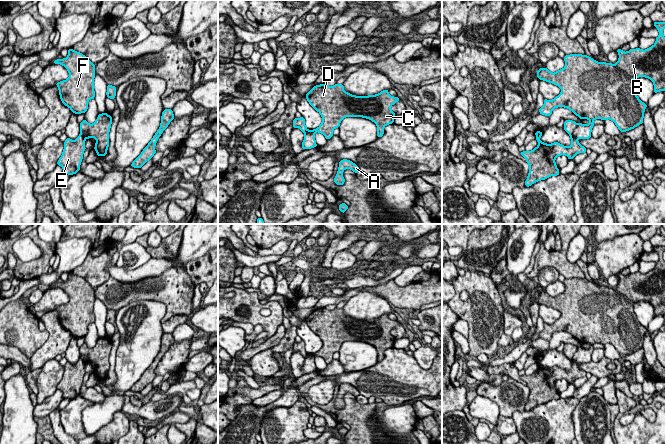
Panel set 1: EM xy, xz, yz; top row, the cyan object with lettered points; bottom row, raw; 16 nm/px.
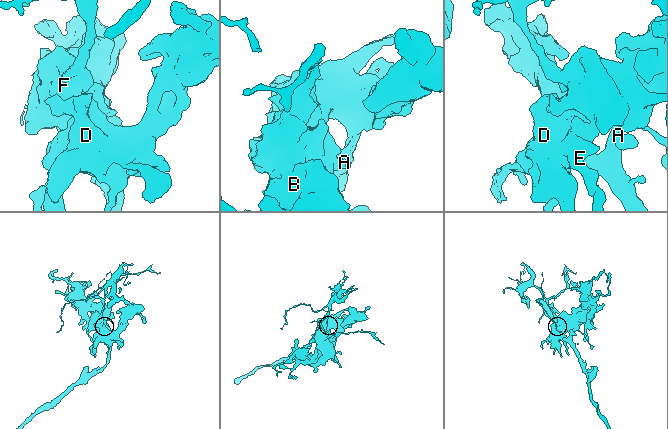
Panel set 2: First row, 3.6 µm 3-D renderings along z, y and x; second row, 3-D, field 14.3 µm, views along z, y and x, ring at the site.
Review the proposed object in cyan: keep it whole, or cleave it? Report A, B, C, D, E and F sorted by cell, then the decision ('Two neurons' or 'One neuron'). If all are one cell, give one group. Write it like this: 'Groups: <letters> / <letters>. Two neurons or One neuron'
Groups: A B C D E / F. Two neurons

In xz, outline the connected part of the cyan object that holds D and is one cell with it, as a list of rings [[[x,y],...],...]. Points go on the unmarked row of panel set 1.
[[[324,307],[314,310],[305,321],[320,337],[323,345],[313,355],[322,357],[329,364],[343,342],[362,341],[373,345],[377,349],[377,361],[382,361],[384,351],[394,347],[396,338],[391,330],[400,324],[388,315],[386,313],[376,319],[355,320],[345,316],[343,308],[328,310]]]

